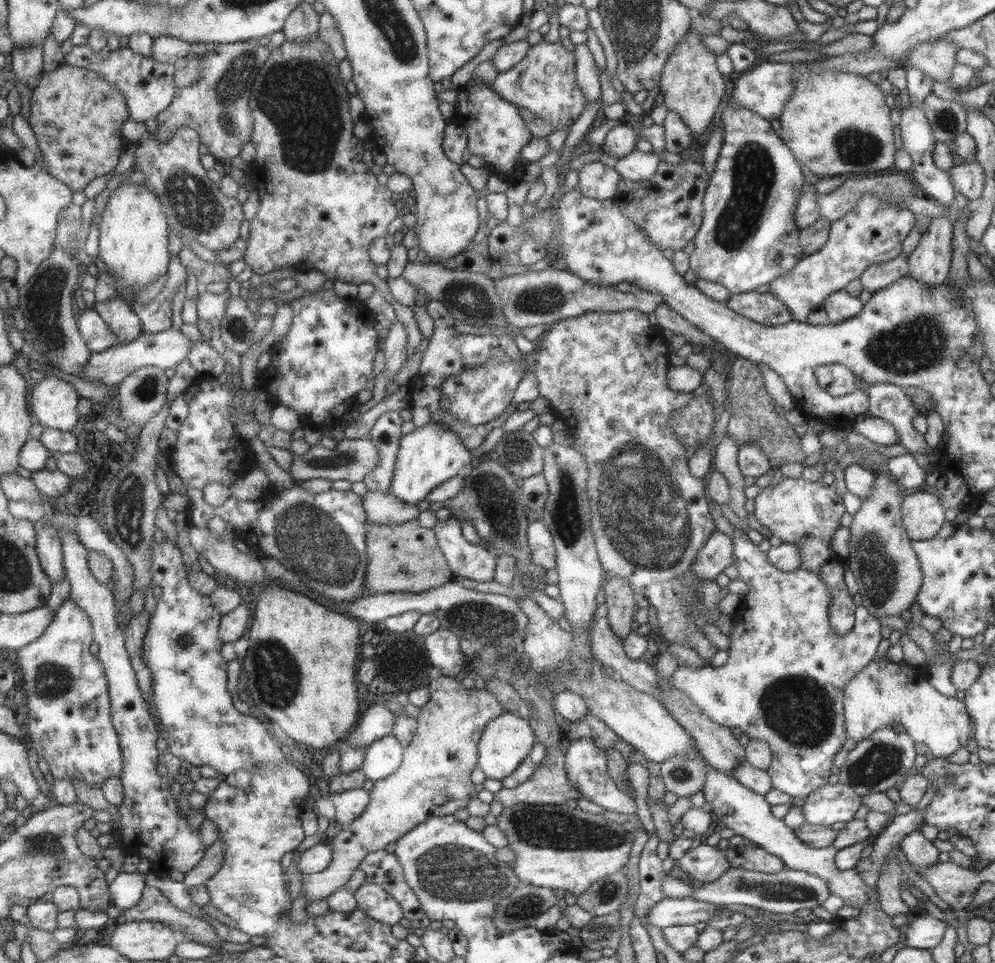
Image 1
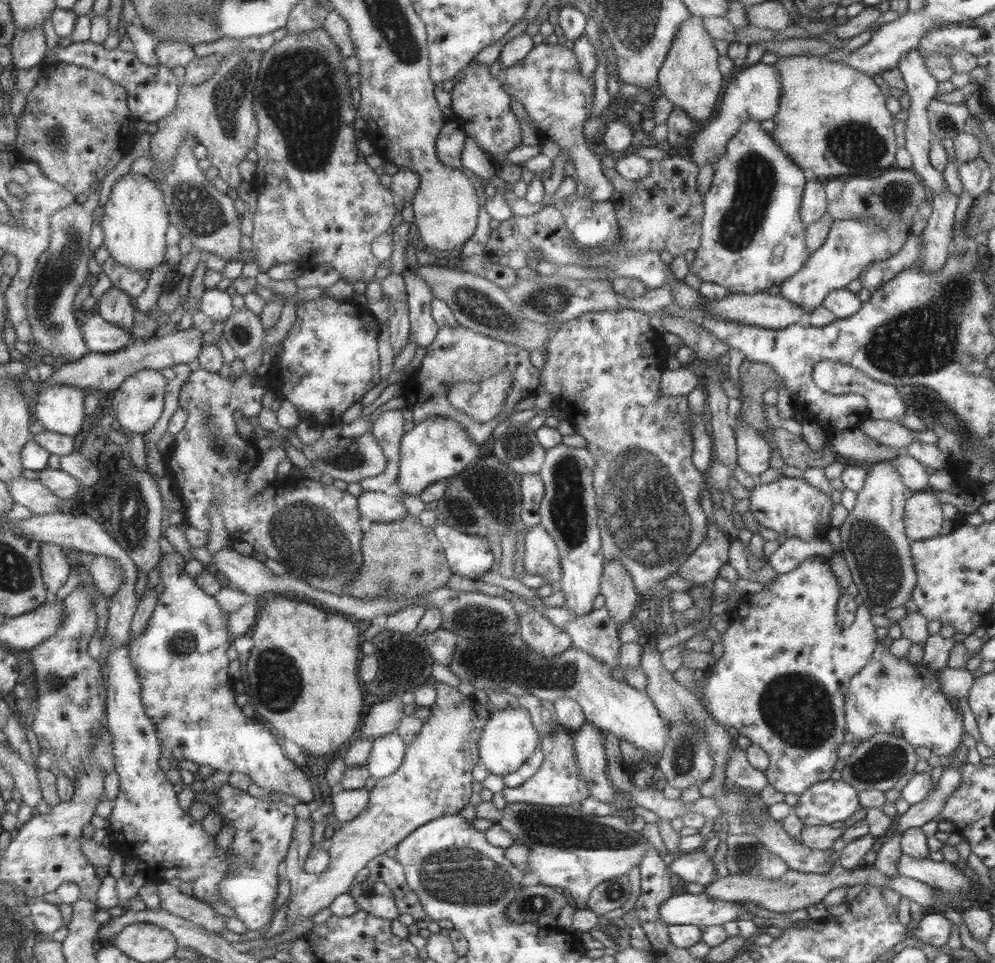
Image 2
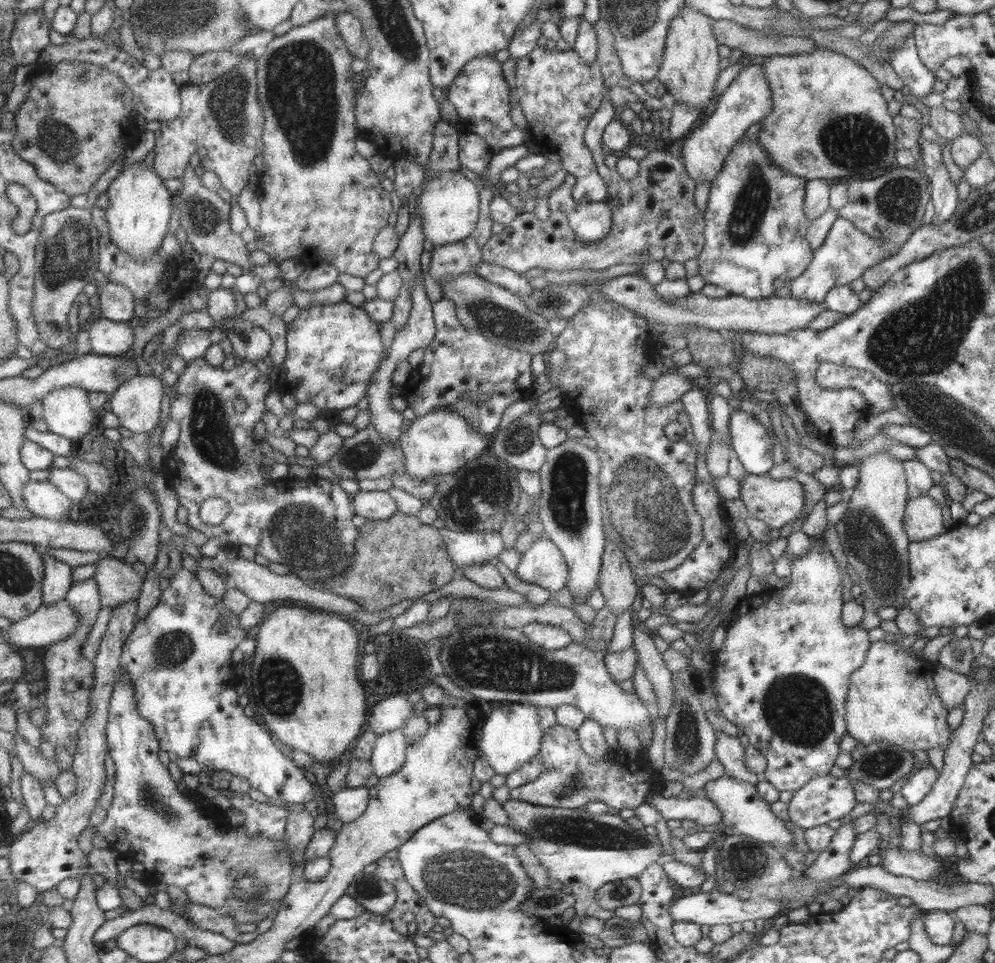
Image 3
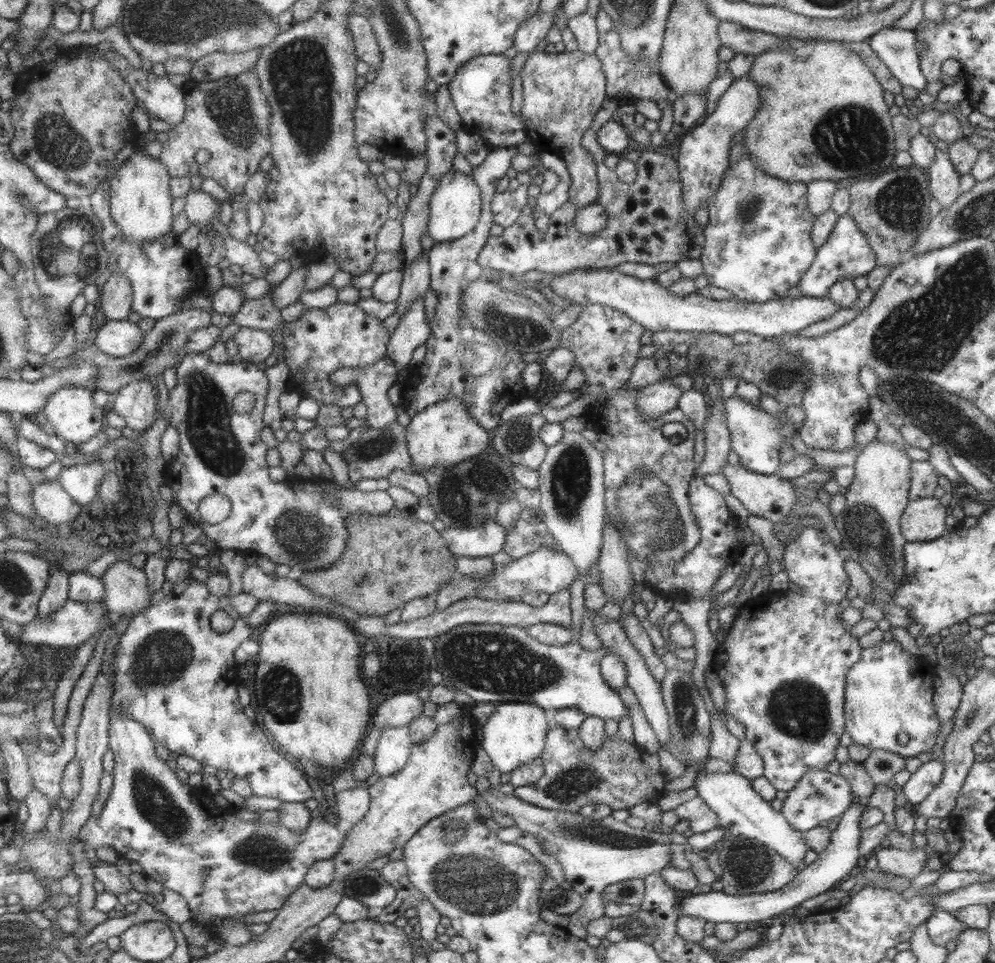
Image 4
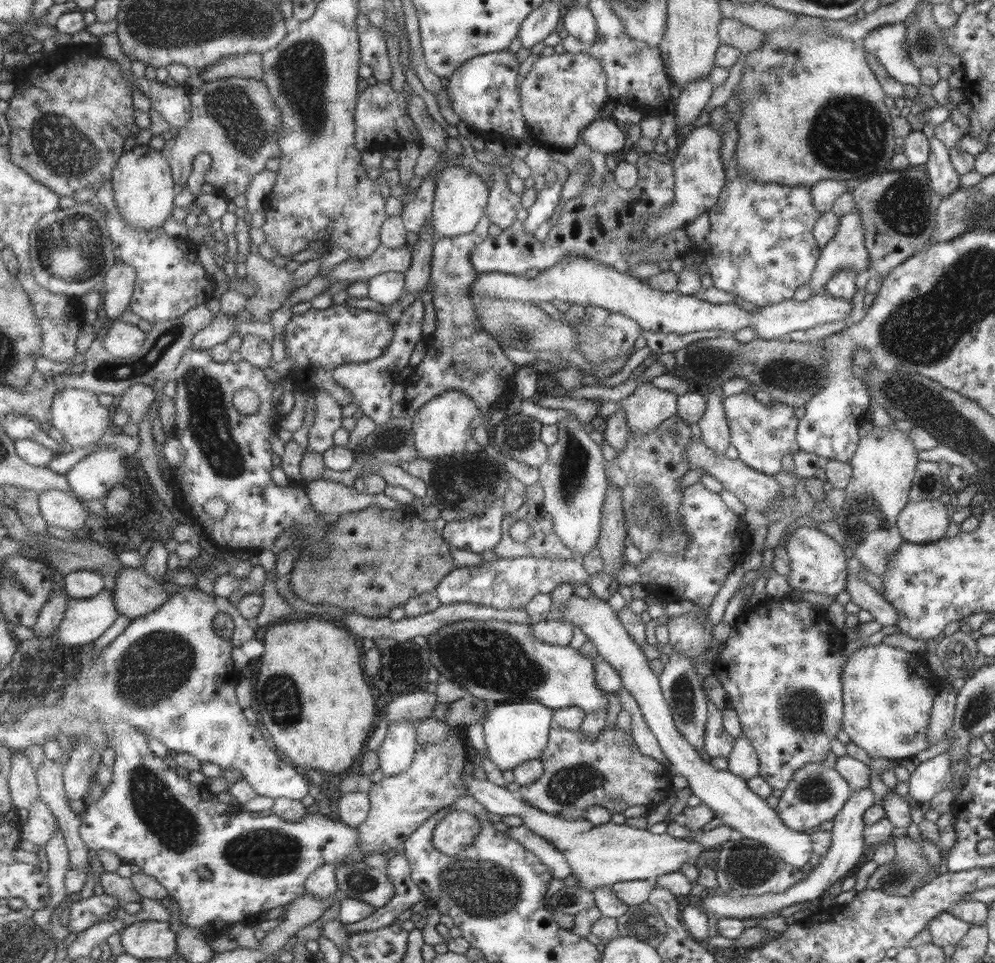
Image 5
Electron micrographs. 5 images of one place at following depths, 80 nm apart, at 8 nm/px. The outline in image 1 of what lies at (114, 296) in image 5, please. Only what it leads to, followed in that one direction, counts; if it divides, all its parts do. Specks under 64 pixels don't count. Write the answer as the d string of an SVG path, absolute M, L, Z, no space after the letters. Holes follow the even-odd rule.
M113 298L95 304L95 308L107 324L119 335L120 342L126 343L135 340L143 334L141 317L135 313L128 302L123 298Z

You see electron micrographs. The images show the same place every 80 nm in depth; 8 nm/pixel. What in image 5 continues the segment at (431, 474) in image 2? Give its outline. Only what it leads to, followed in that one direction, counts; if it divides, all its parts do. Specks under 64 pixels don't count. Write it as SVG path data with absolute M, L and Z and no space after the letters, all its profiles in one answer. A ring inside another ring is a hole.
M446 390L427 400L415 412L410 412L410 415L413 442L418 457L431 460L460 452L477 452L483 450L488 443L486 425L481 411L466 392Z

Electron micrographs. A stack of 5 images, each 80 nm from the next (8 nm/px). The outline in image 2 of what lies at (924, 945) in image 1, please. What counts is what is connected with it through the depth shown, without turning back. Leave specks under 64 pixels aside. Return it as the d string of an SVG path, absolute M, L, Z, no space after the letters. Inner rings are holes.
M940 910L926 911L916 925L913 937L932 947L943 947L947 944L951 924Z

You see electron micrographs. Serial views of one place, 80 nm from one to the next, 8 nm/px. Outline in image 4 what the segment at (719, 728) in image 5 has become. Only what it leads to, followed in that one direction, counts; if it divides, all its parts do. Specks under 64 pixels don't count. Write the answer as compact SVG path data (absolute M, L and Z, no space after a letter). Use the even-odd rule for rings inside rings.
M699 684L698 689L710 715L711 742L709 742L709 758L720 759L731 764L731 771L733 771L733 761L735 761L735 754L737 754L737 747L740 741L729 734L725 726L719 722L719 714L714 708L705 687Z

